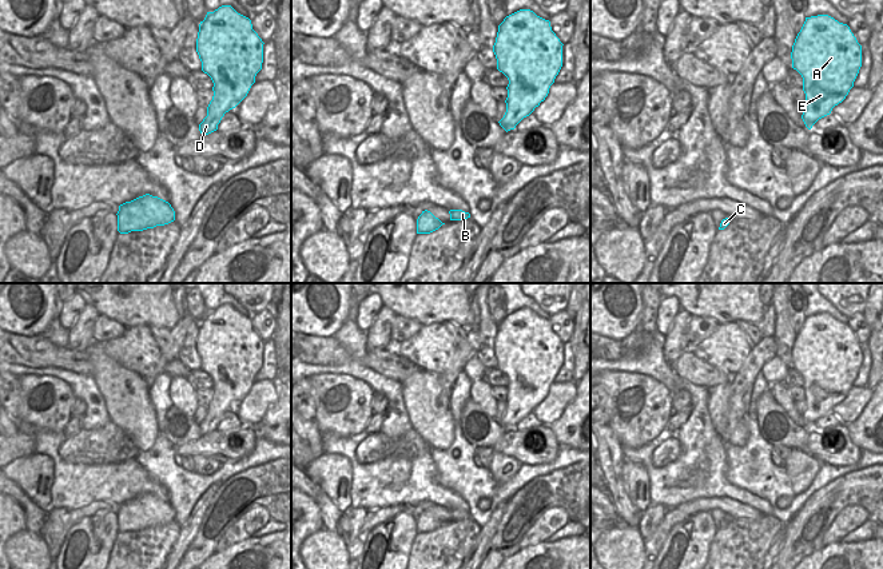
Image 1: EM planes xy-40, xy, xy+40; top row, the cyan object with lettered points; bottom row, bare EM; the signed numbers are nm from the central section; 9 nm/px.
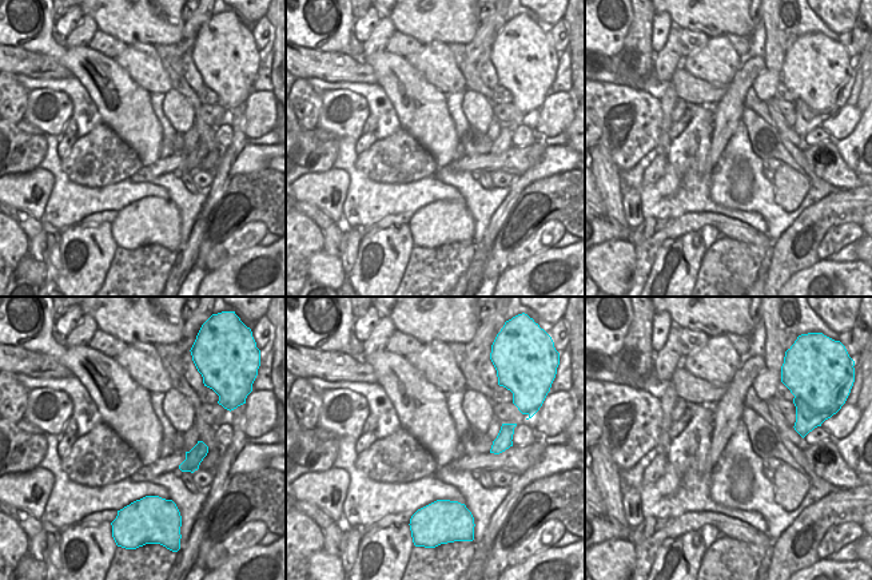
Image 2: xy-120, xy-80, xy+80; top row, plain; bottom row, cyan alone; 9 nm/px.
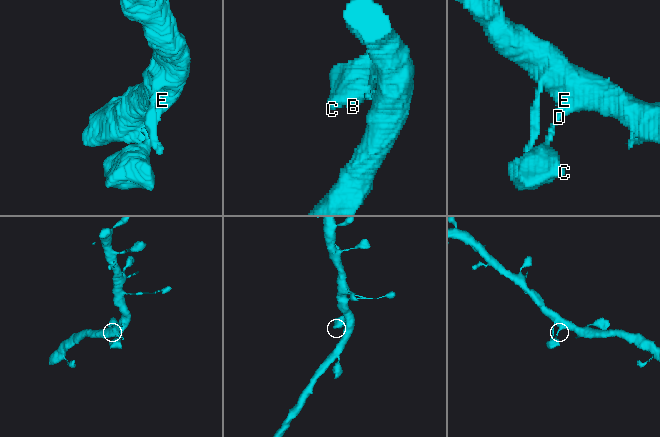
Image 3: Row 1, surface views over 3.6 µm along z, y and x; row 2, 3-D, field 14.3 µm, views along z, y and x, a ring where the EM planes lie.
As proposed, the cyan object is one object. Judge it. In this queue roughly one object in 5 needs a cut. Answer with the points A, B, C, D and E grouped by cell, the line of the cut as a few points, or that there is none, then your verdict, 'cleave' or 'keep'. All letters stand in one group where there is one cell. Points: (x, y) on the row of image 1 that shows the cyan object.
A B C D E | no cut | keep

